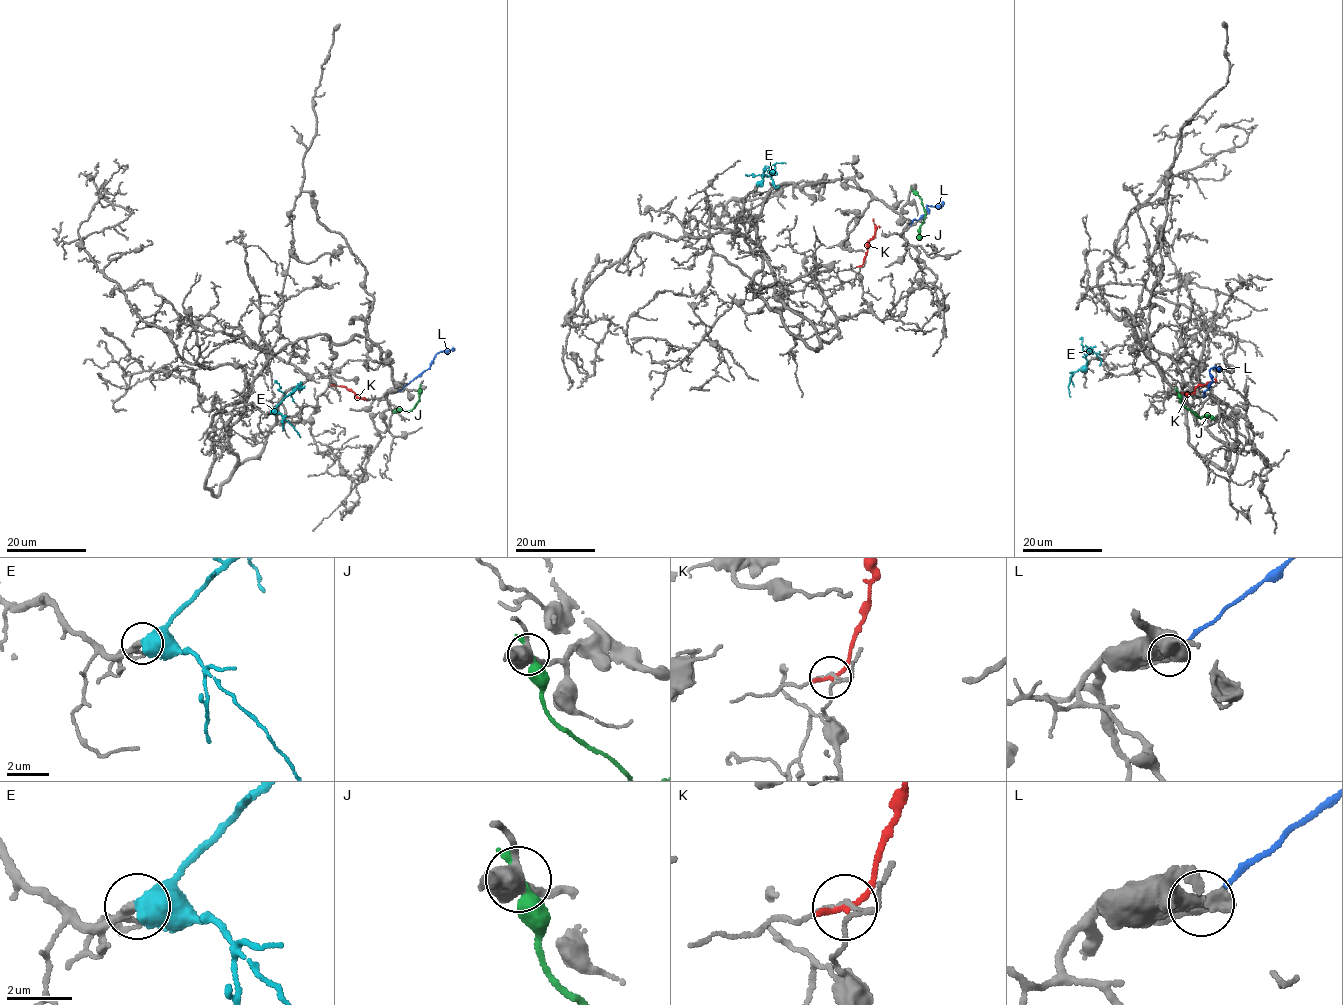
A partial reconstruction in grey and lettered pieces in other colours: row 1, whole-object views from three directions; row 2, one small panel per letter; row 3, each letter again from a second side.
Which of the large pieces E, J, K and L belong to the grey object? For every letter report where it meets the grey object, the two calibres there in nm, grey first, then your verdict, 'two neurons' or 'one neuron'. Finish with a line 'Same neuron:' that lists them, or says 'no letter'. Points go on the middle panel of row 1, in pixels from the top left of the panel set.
E: meets grey at (757, 185); 320 nm thick on the grey side, 650 nm on the other; one neuron
J: meets grey at (913, 190); 420 nm thick on the grey side, 420 nm on the other; two neurons
K: meets grey at (860, 266); 110 nm thick on the grey side, 220 nm on the other; two neurons
L: meets grey at (910, 224); 440 nm thick on the grey side, 180 nm on the other; two neurons
Same neuron: E

